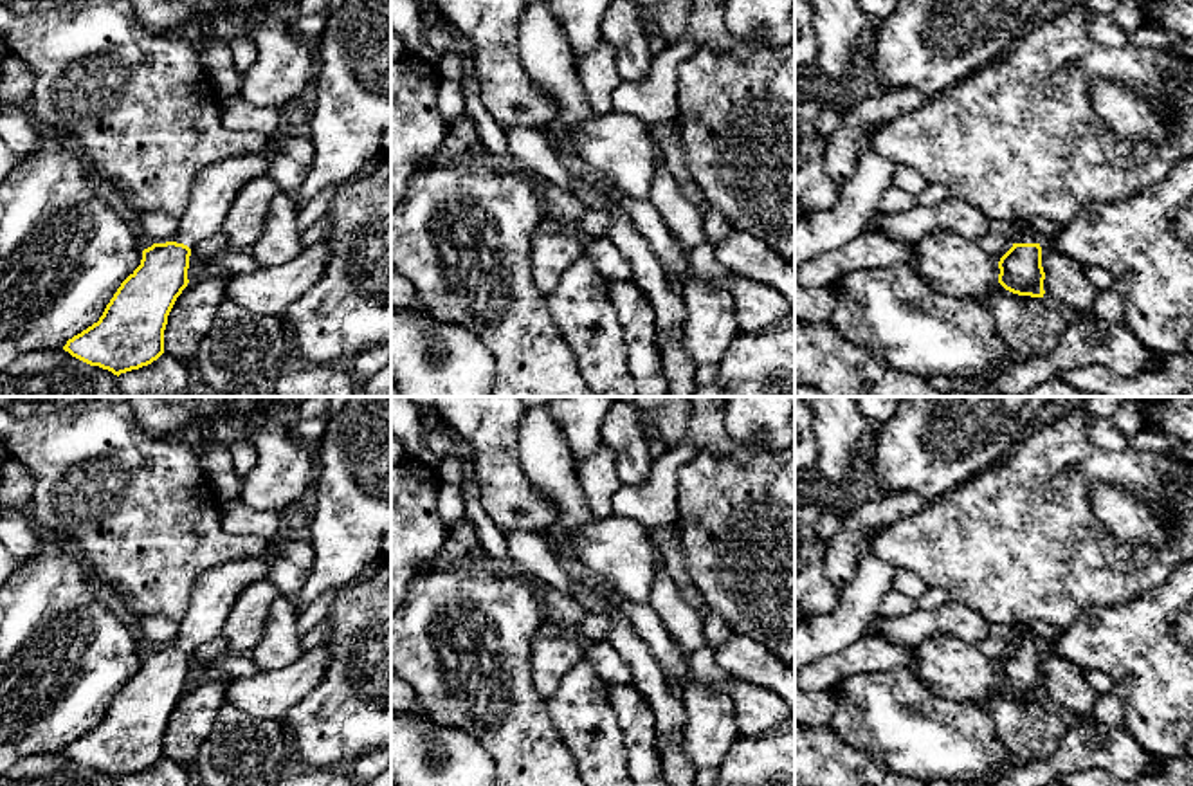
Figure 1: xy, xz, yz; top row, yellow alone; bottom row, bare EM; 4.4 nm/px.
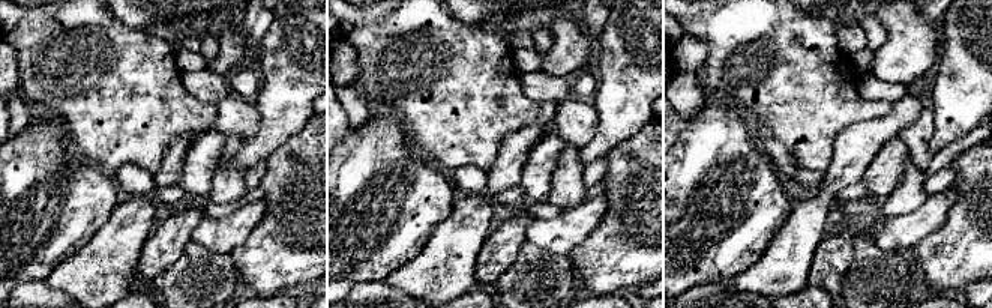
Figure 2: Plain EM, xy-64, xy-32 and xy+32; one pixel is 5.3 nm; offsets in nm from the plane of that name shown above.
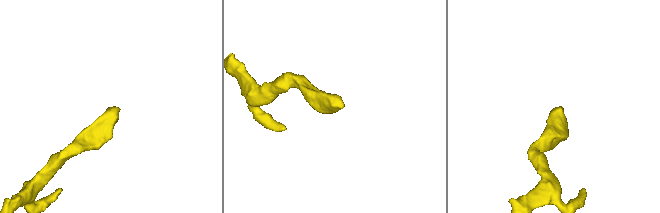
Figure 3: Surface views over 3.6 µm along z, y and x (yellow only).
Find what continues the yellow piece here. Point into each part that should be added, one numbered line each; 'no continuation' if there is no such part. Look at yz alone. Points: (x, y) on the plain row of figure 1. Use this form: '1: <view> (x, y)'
1: yz (1026, 639)

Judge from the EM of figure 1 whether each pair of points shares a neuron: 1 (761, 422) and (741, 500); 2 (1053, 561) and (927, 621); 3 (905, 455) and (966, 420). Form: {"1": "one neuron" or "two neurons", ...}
{"1": "two neurons", "2": "two neurons", "3": "one neuron"}

